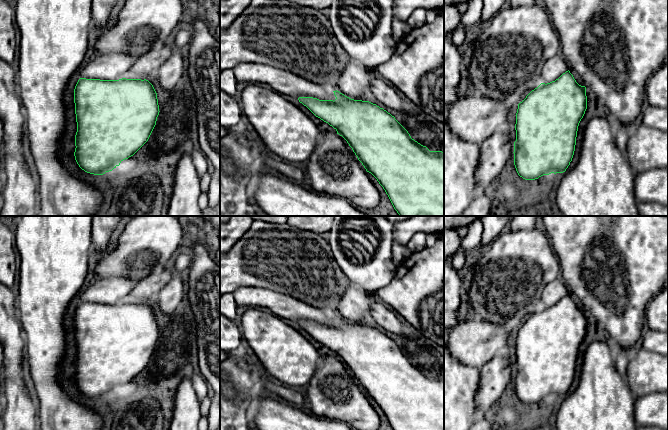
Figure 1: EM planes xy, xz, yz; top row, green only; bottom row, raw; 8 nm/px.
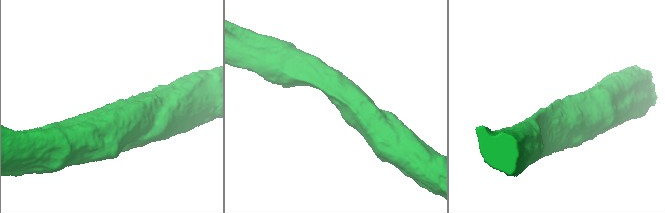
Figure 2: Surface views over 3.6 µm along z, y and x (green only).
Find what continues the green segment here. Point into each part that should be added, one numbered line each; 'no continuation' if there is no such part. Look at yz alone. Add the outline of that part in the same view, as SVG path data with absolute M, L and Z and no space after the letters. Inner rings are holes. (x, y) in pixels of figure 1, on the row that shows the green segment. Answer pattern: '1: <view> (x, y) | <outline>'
no continuation

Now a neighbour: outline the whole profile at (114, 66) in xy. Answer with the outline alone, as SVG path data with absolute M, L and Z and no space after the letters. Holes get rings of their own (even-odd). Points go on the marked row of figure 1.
M125 53L99 56L80 68L77 76L86 79L119 80L132 67L137 58Z

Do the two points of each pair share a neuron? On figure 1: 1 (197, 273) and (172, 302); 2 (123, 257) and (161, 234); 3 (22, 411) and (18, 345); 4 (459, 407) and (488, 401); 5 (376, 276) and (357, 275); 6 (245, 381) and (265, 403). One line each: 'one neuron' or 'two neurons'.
1: two neurons
2: one neuron
3: one neuron
4: two neurons
5: one neuron
6: two neurons

